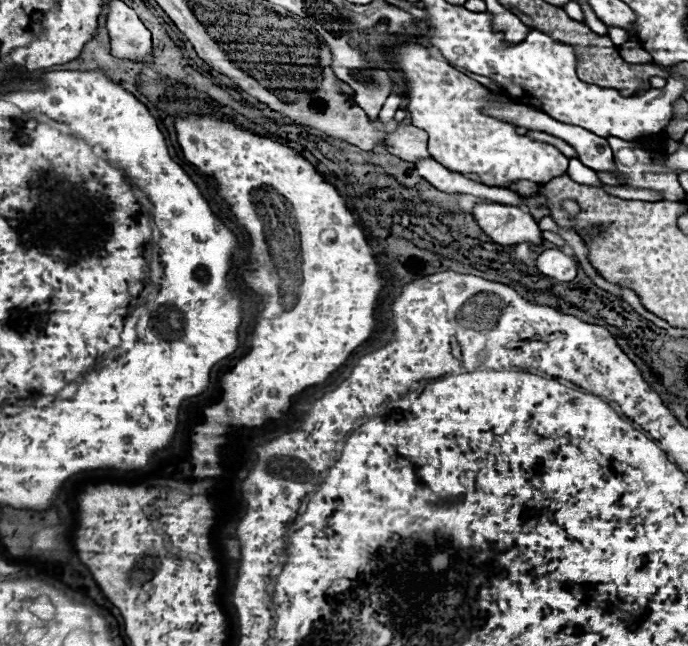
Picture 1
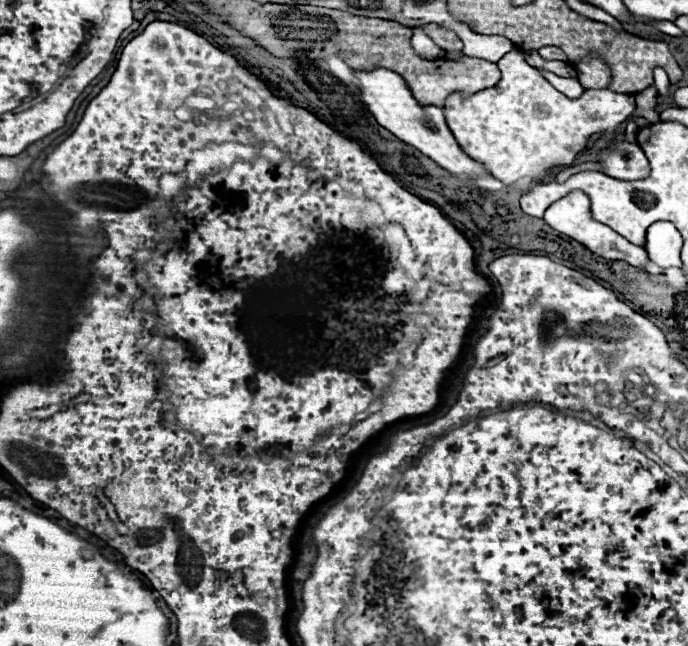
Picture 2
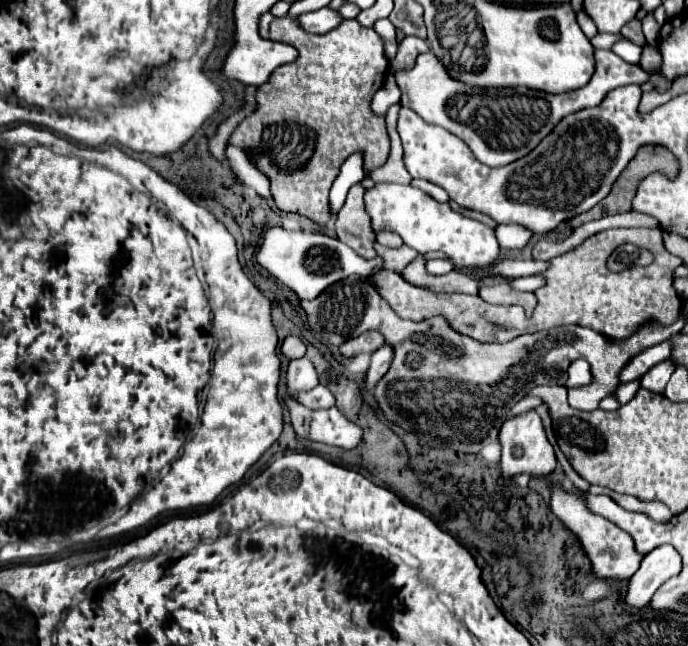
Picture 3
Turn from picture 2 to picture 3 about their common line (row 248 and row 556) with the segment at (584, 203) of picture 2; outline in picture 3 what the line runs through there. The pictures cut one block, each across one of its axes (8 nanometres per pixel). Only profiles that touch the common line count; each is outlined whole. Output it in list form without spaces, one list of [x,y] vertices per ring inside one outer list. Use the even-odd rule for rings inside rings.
[[[556,480],[550,482],[550,506],[552,512],[564,522],[564,526],[578,536],[578,540],[582,542],[582,548],[586,550],[590,562],[592,562],[592,570],[598,578],[614,578],[614,580],[626,580],[630,578],[644,554],[640,554],[634,548],[634,540],[630,534],[626,534],[624,530],[620,530],[616,524],[612,524],[608,518],[602,518],[600,514],[590,512],[590,508],[586,506],[586,498],[584,494],[574,494],[574,492],[566,492],[560,488],[560,484]]]

